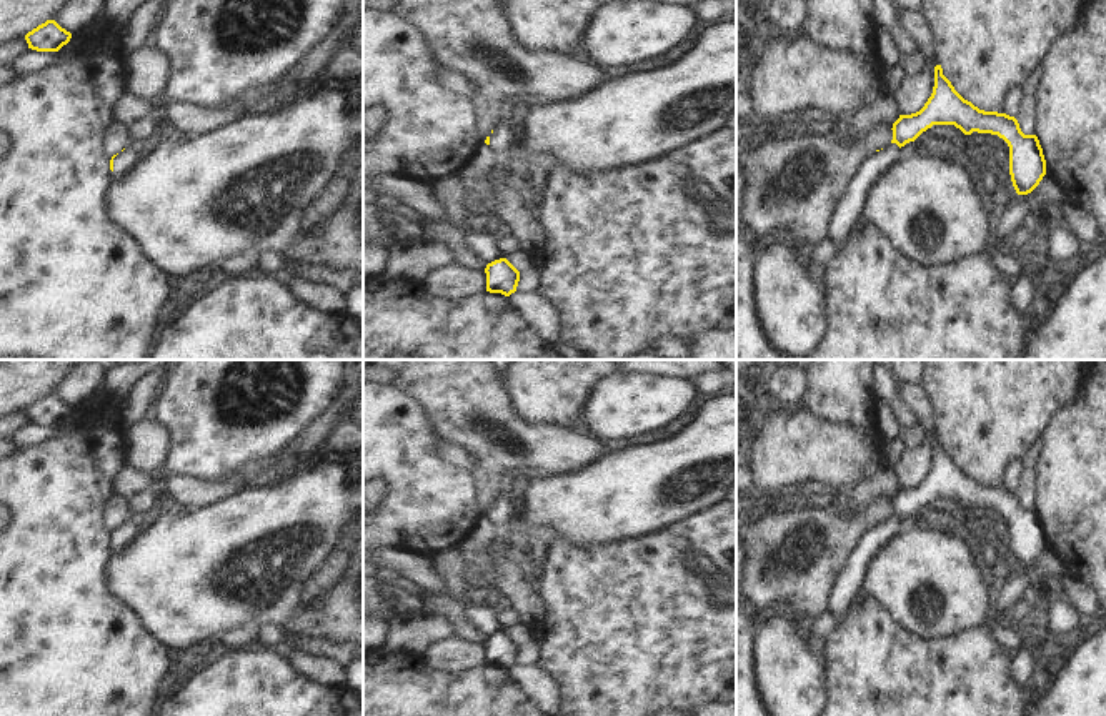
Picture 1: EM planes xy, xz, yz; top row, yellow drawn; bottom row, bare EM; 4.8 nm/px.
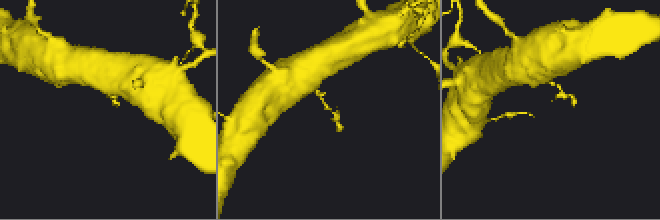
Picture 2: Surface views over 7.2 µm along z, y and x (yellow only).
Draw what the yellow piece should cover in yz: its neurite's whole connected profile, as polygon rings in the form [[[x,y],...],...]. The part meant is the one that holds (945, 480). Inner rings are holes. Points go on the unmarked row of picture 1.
[[[941,438],[934,440],[933,466],[924,480],[911,488],[899,488],[893,496],[893,513],[886,521],[876,523],[859,538],[826,601],[830,613],[843,613],[863,588],[869,563],[878,551],[898,535],[901,521],[914,515],[933,498],[954,498],[964,508],[991,506],[1009,520],[1009,548],[1018,568],[1031,566],[1046,548],[1046,533],[1036,508],[1024,508],[1014,490],[984,485],[964,473],[943,448]]]

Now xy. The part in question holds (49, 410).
[[[47,393],[25,408],[28,421],[37,425],[58,425],[72,411],[55,393]]]

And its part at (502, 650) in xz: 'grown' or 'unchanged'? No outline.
unchanged

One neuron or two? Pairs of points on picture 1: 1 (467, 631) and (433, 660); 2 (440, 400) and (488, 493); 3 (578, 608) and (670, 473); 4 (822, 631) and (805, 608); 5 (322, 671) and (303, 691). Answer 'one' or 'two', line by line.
1: two
2: one
3: two
4: two
5: two

